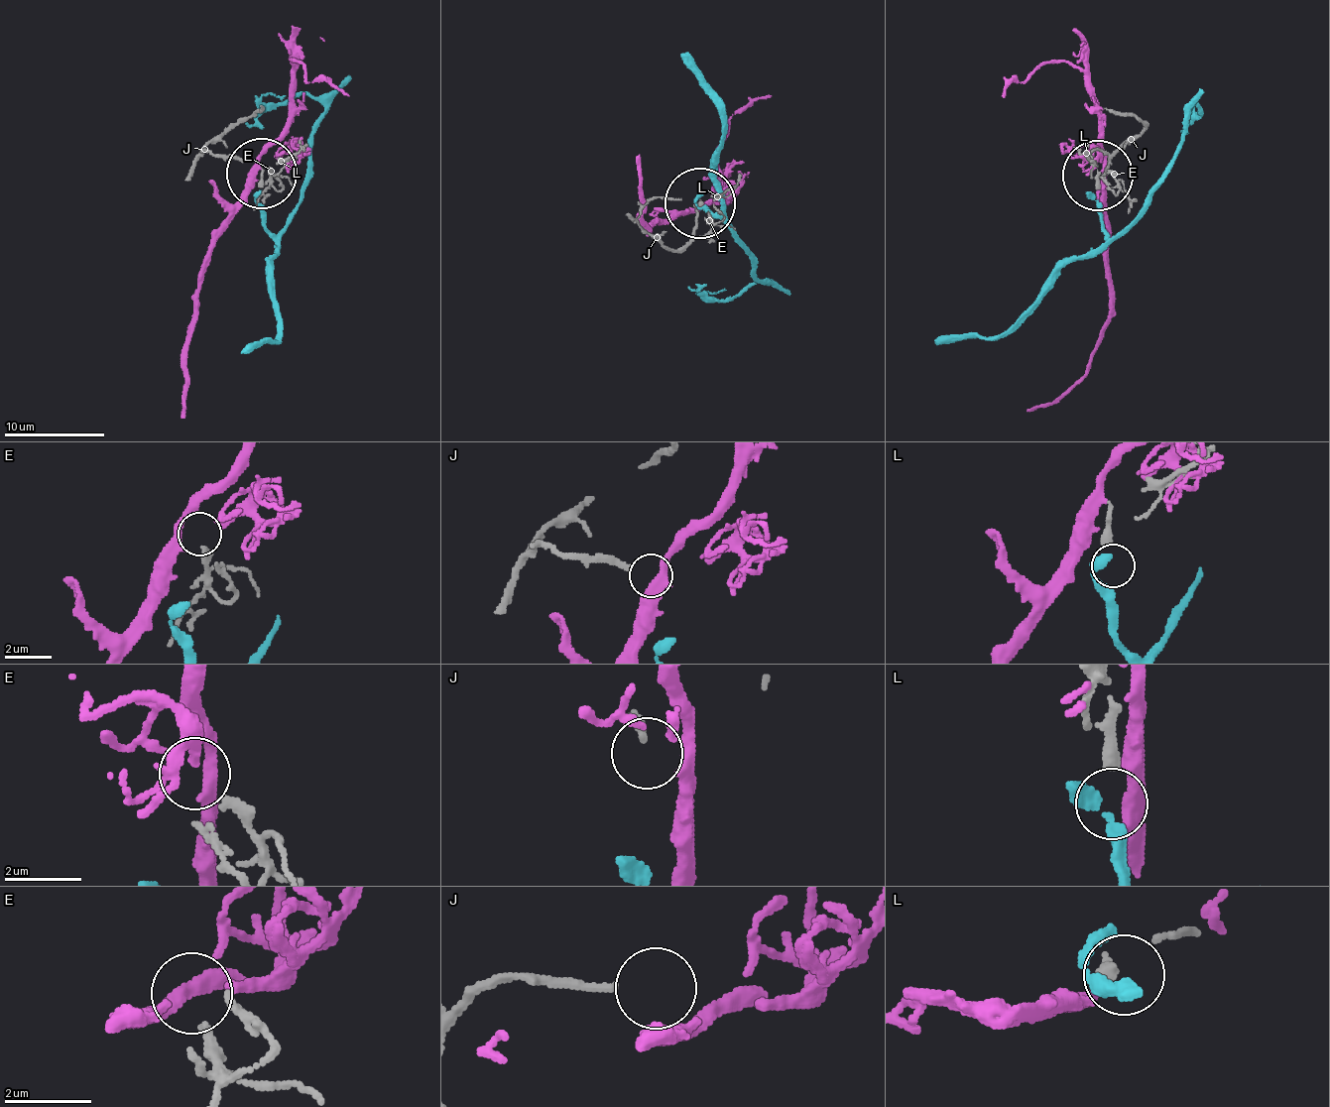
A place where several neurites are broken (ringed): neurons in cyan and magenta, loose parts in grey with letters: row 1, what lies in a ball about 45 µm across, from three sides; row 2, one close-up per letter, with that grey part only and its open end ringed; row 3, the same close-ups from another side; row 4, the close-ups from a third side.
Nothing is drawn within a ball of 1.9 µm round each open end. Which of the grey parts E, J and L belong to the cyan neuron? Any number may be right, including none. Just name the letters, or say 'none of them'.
none of them

